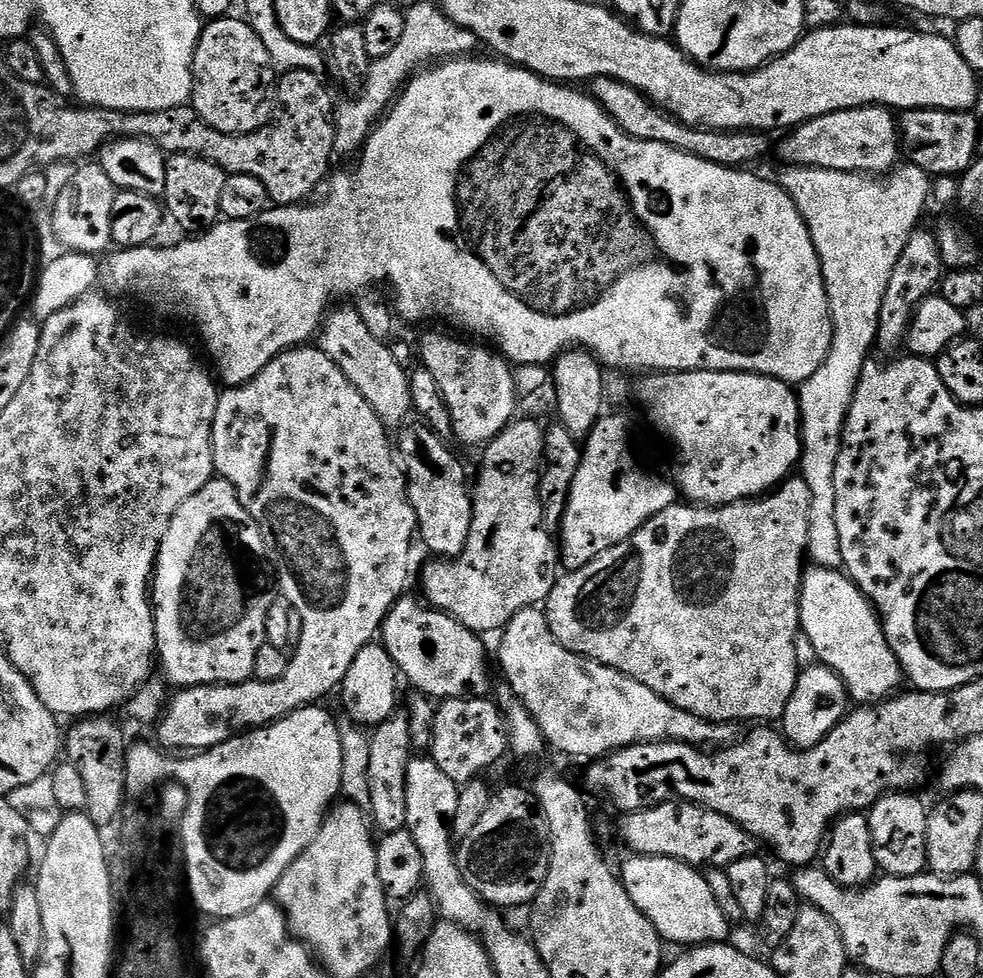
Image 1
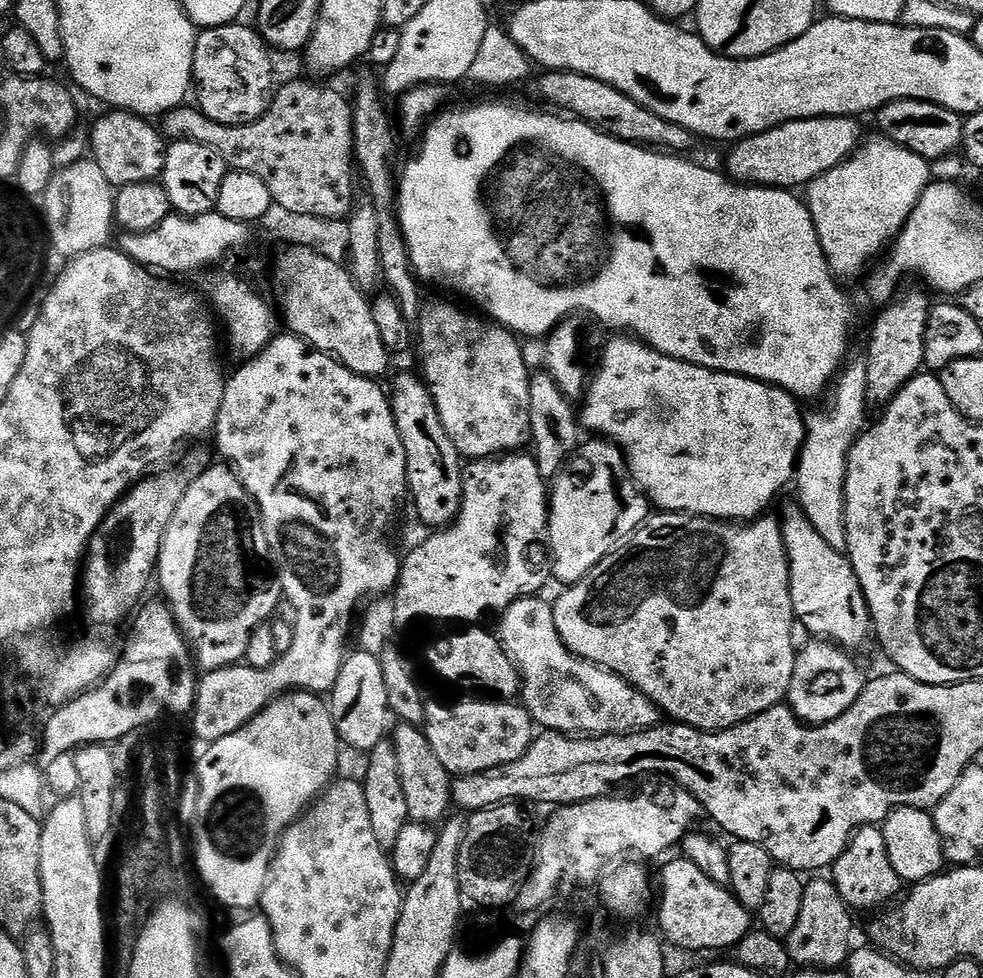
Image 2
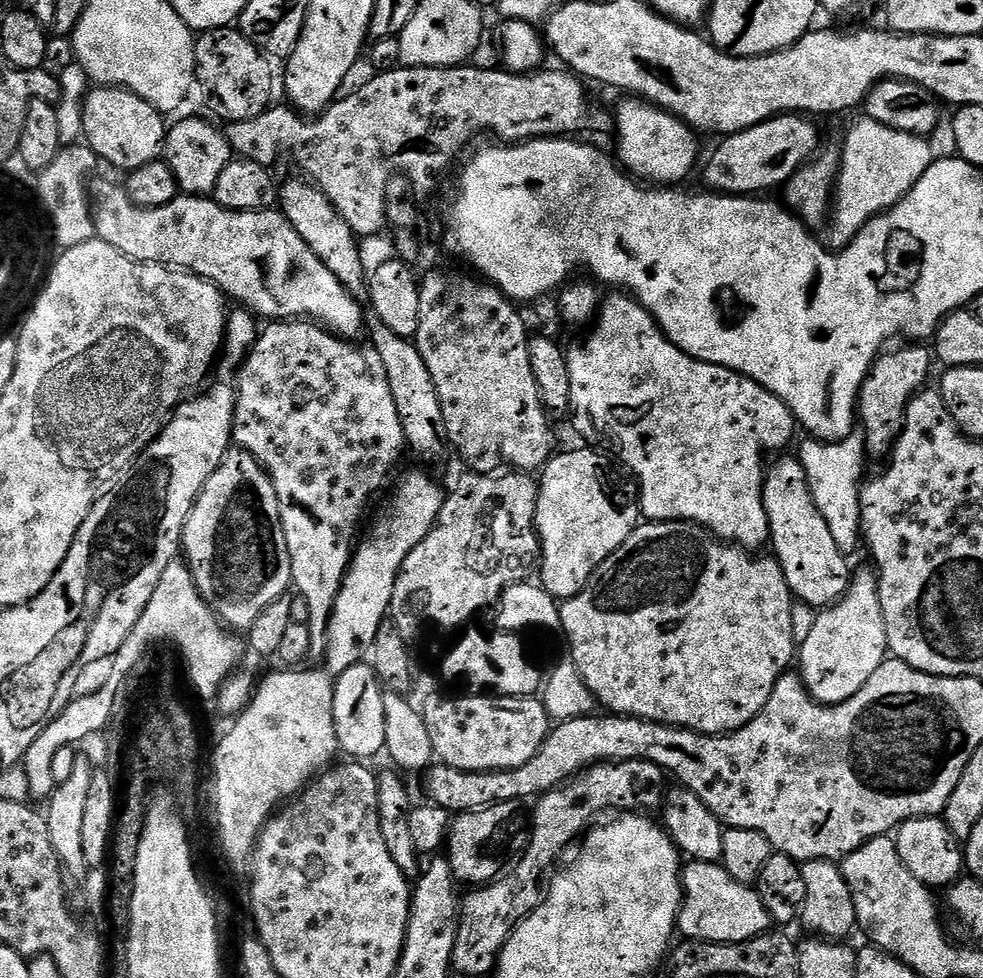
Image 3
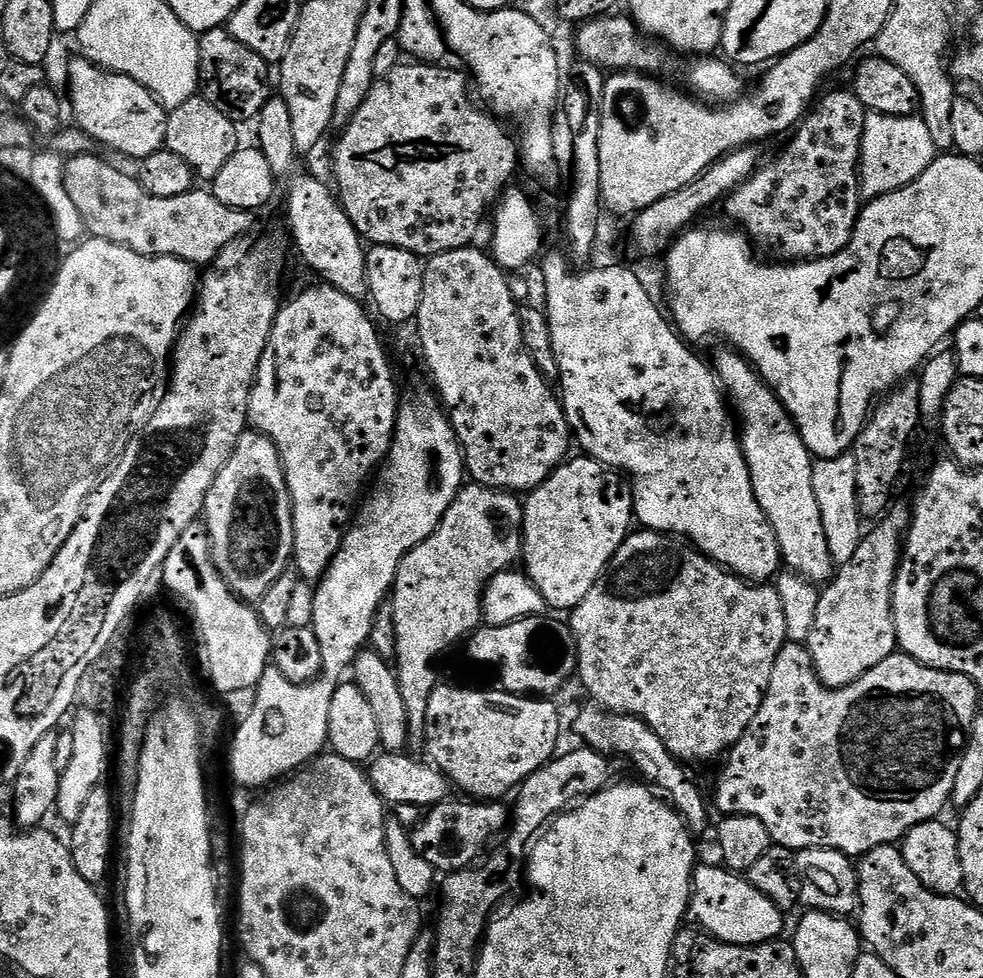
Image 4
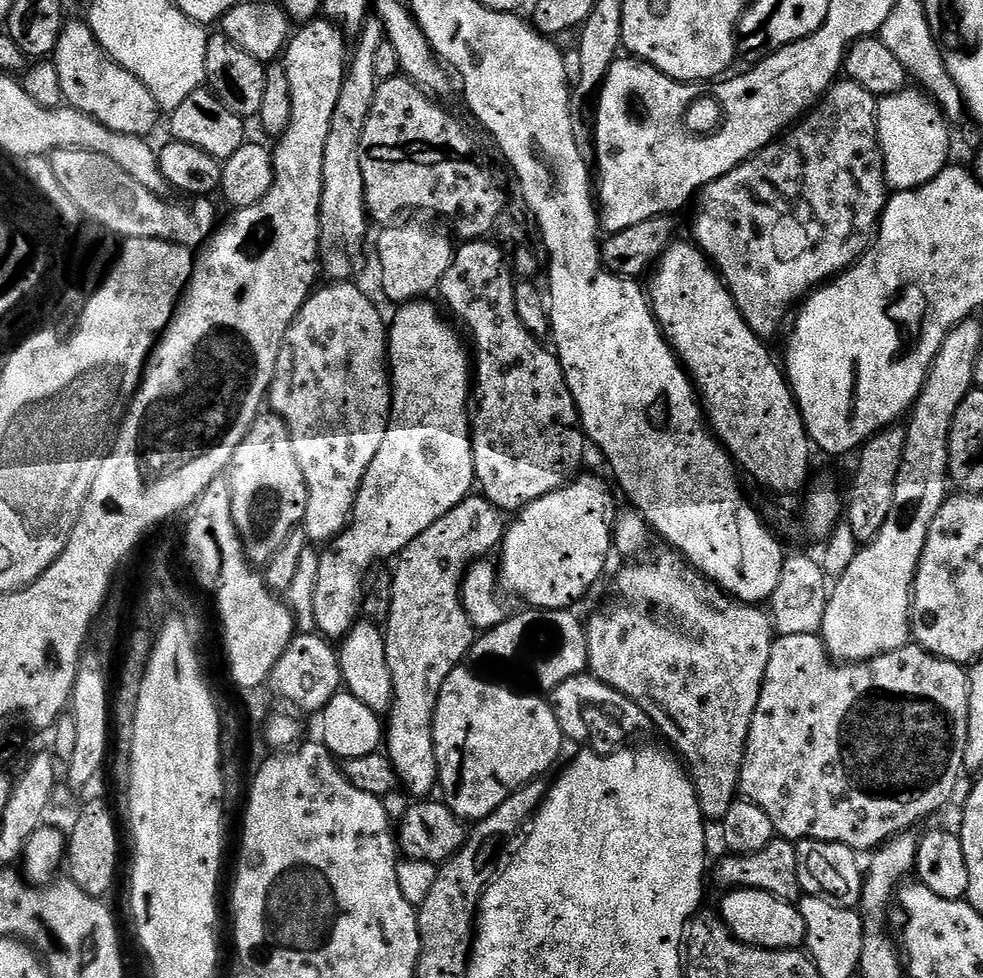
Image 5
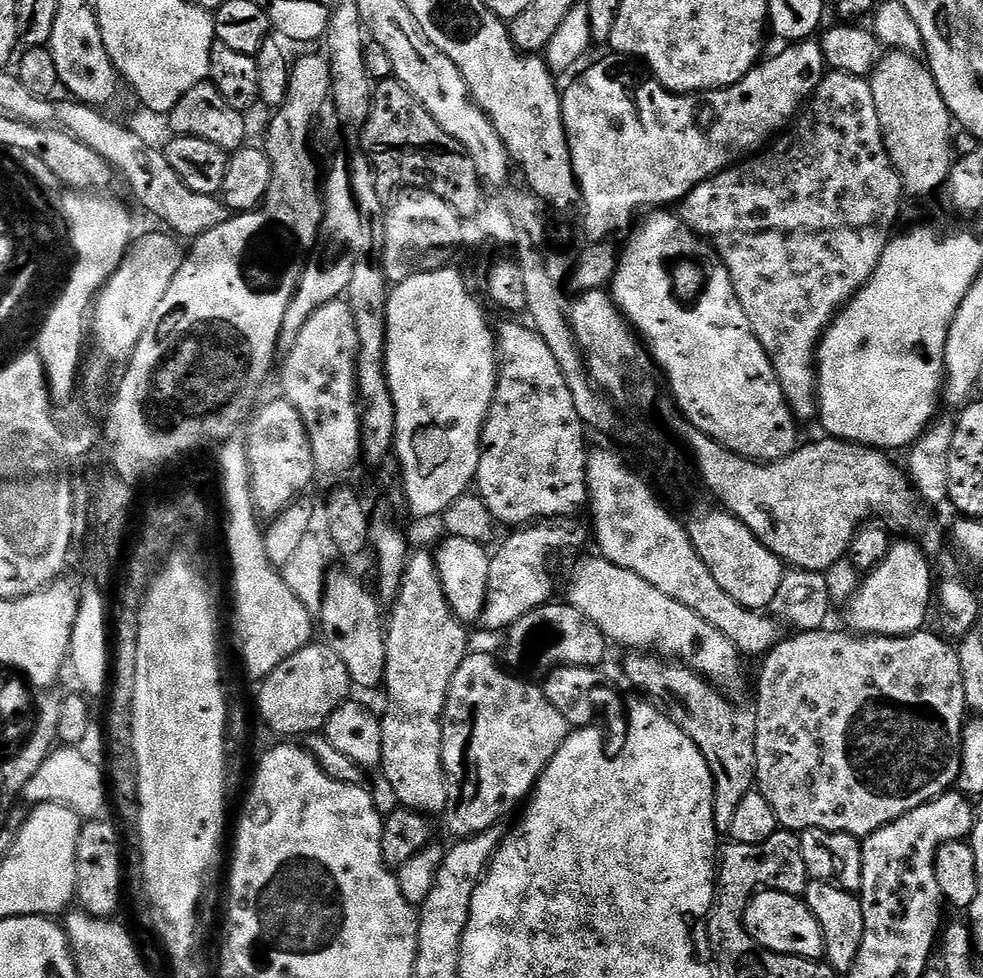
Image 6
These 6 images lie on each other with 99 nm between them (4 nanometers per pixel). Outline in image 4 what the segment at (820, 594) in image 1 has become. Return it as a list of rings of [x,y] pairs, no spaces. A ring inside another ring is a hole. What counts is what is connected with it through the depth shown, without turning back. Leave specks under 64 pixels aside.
[[[724,346],[714,360],[714,371],[720,377],[720,383],[735,415],[738,417],[740,444],[744,447],[744,457],[750,470],[750,482],[754,486],[754,498],[762,506],[762,514],[770,522],[778,538],[780,559],[791,571],[804,576],[812,584],[824,586],[834,575],[834,565],[830,558],[830,545],[826,542],[826,529],[822,526],[822,510],[818,510],[818,498],[814,498],[814,474],[812,466],[814,457],[809,452],[806,442],[802,442],[800,431],[792,421],[792,416],[772,387],[760,379],[760,373],[748,362],[747,356],[740,355],[735,348]]]

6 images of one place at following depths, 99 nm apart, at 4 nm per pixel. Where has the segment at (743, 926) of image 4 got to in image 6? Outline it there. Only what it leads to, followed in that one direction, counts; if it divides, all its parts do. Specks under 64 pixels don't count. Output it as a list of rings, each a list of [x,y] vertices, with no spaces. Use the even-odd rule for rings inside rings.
[[[761,890],[749,899],[742,919],[750,938],[772,952],[801,956],[807,960],[825,959],[822,926],[818,926],[818,918],[814,918],[808,905],[799,896],[791,896],[788,892]]]

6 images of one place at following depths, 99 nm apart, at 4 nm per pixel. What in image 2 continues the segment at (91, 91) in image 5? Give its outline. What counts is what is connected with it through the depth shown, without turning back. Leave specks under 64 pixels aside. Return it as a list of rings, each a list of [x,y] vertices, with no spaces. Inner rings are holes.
[[[112,110],[90,128],[90,156],[102,168],[113,186],[159,181],[164,175],[165,137],[155,123],[134,112]]]

